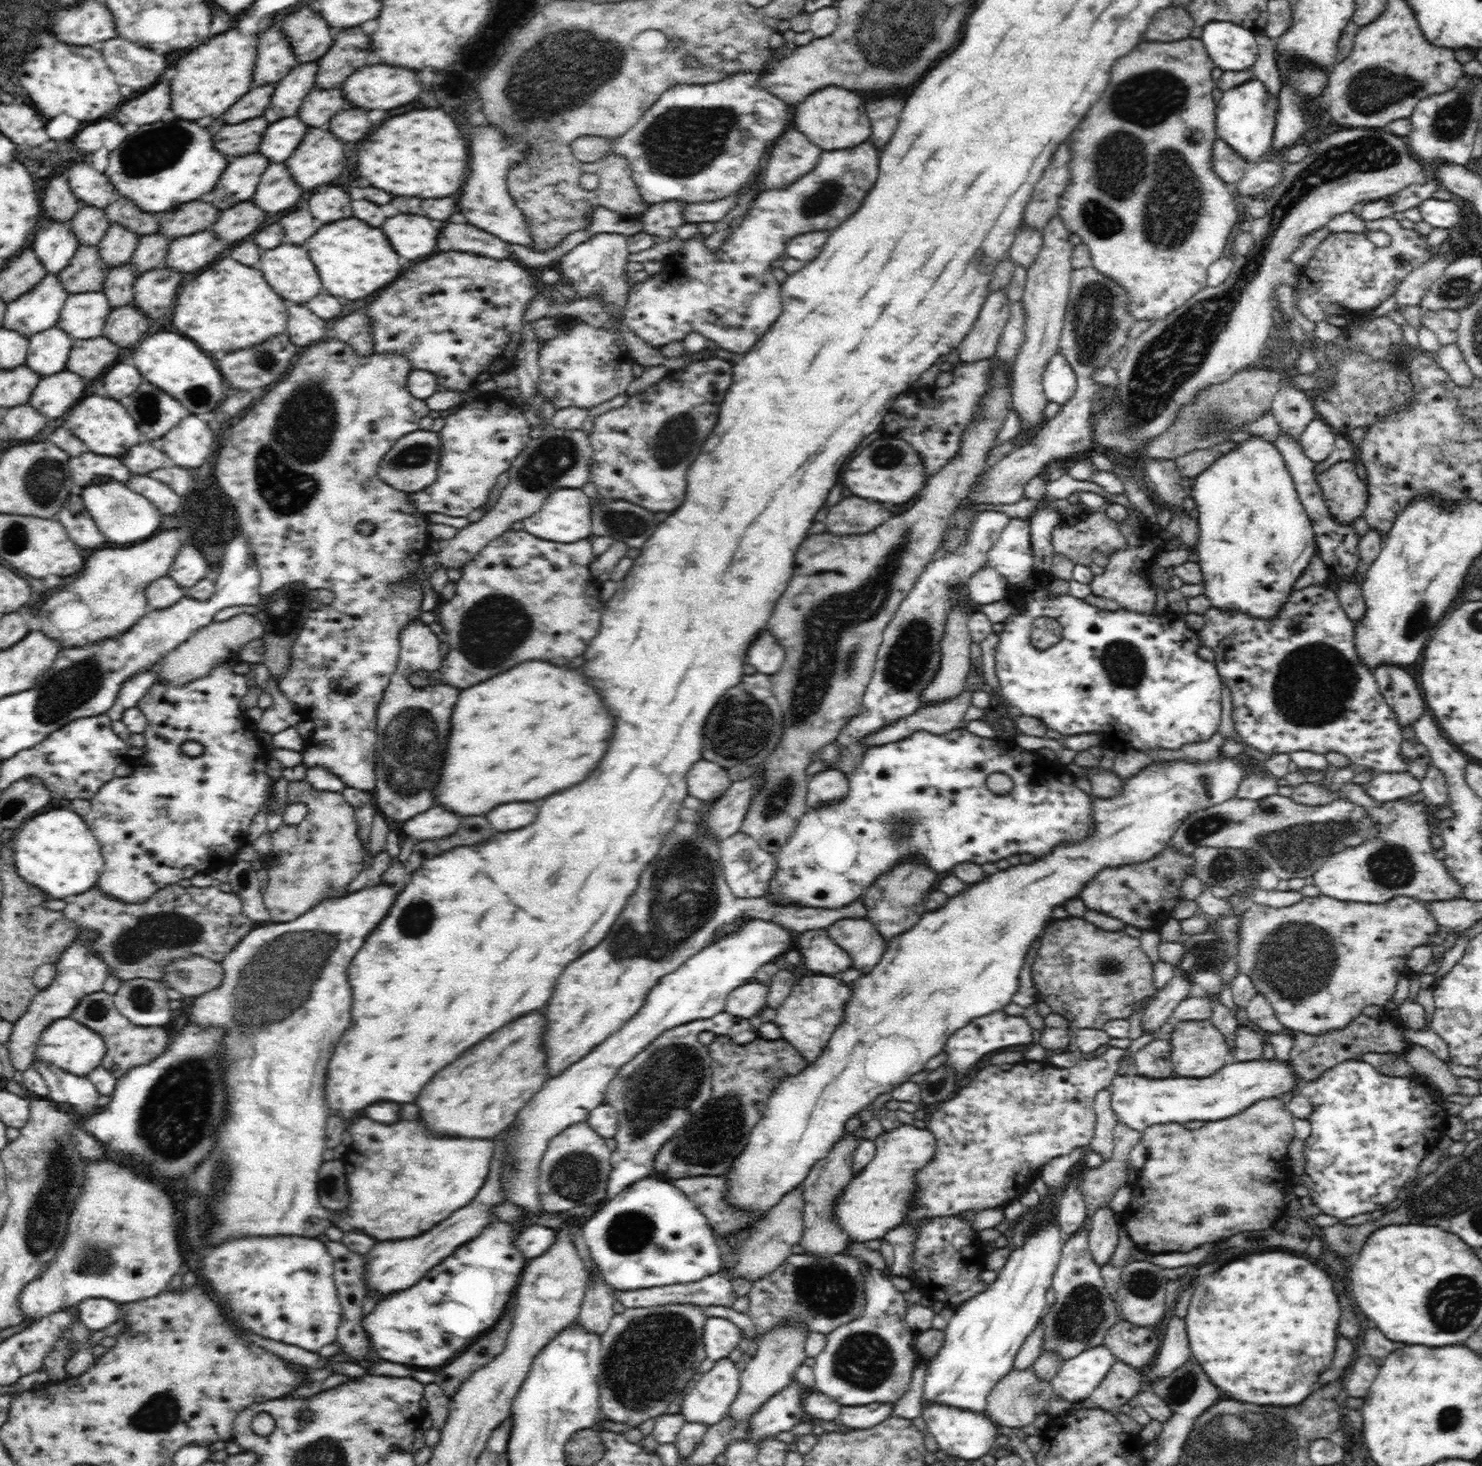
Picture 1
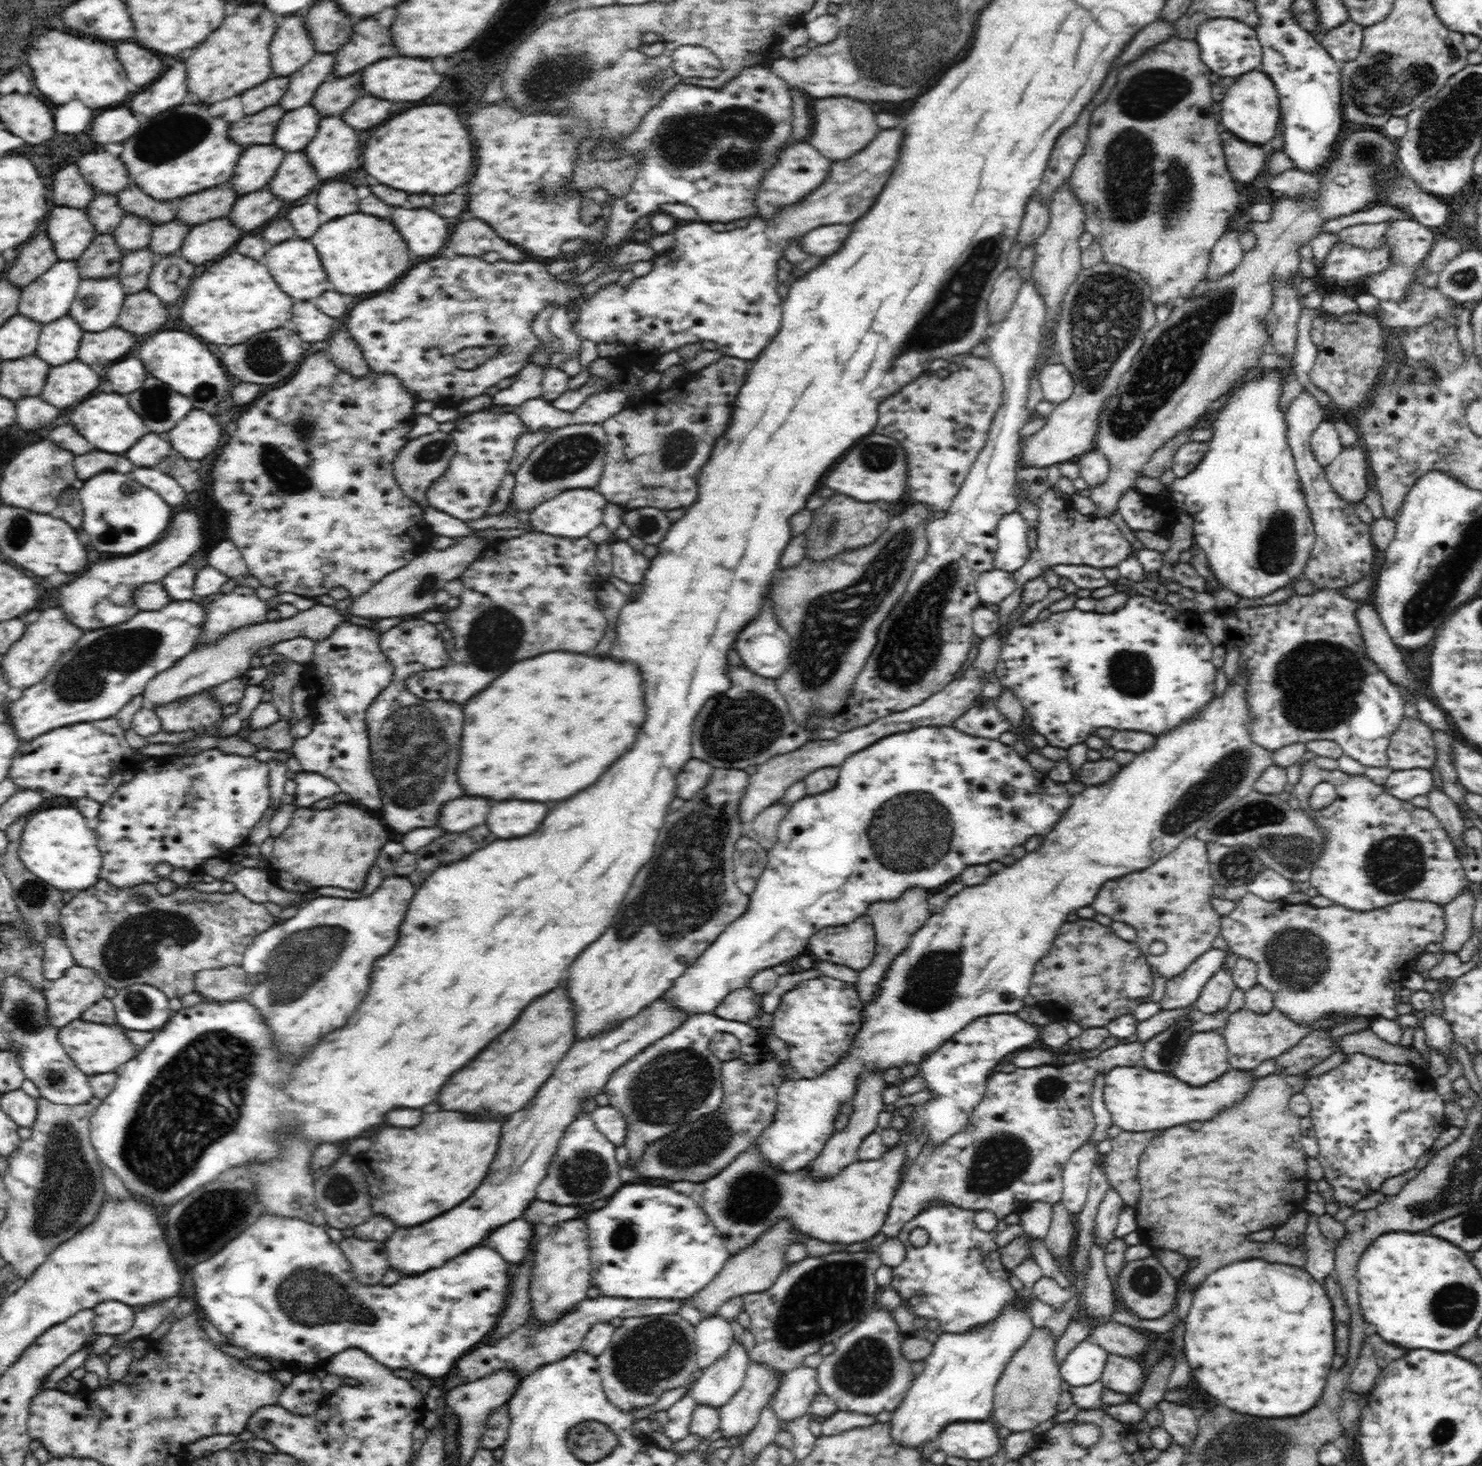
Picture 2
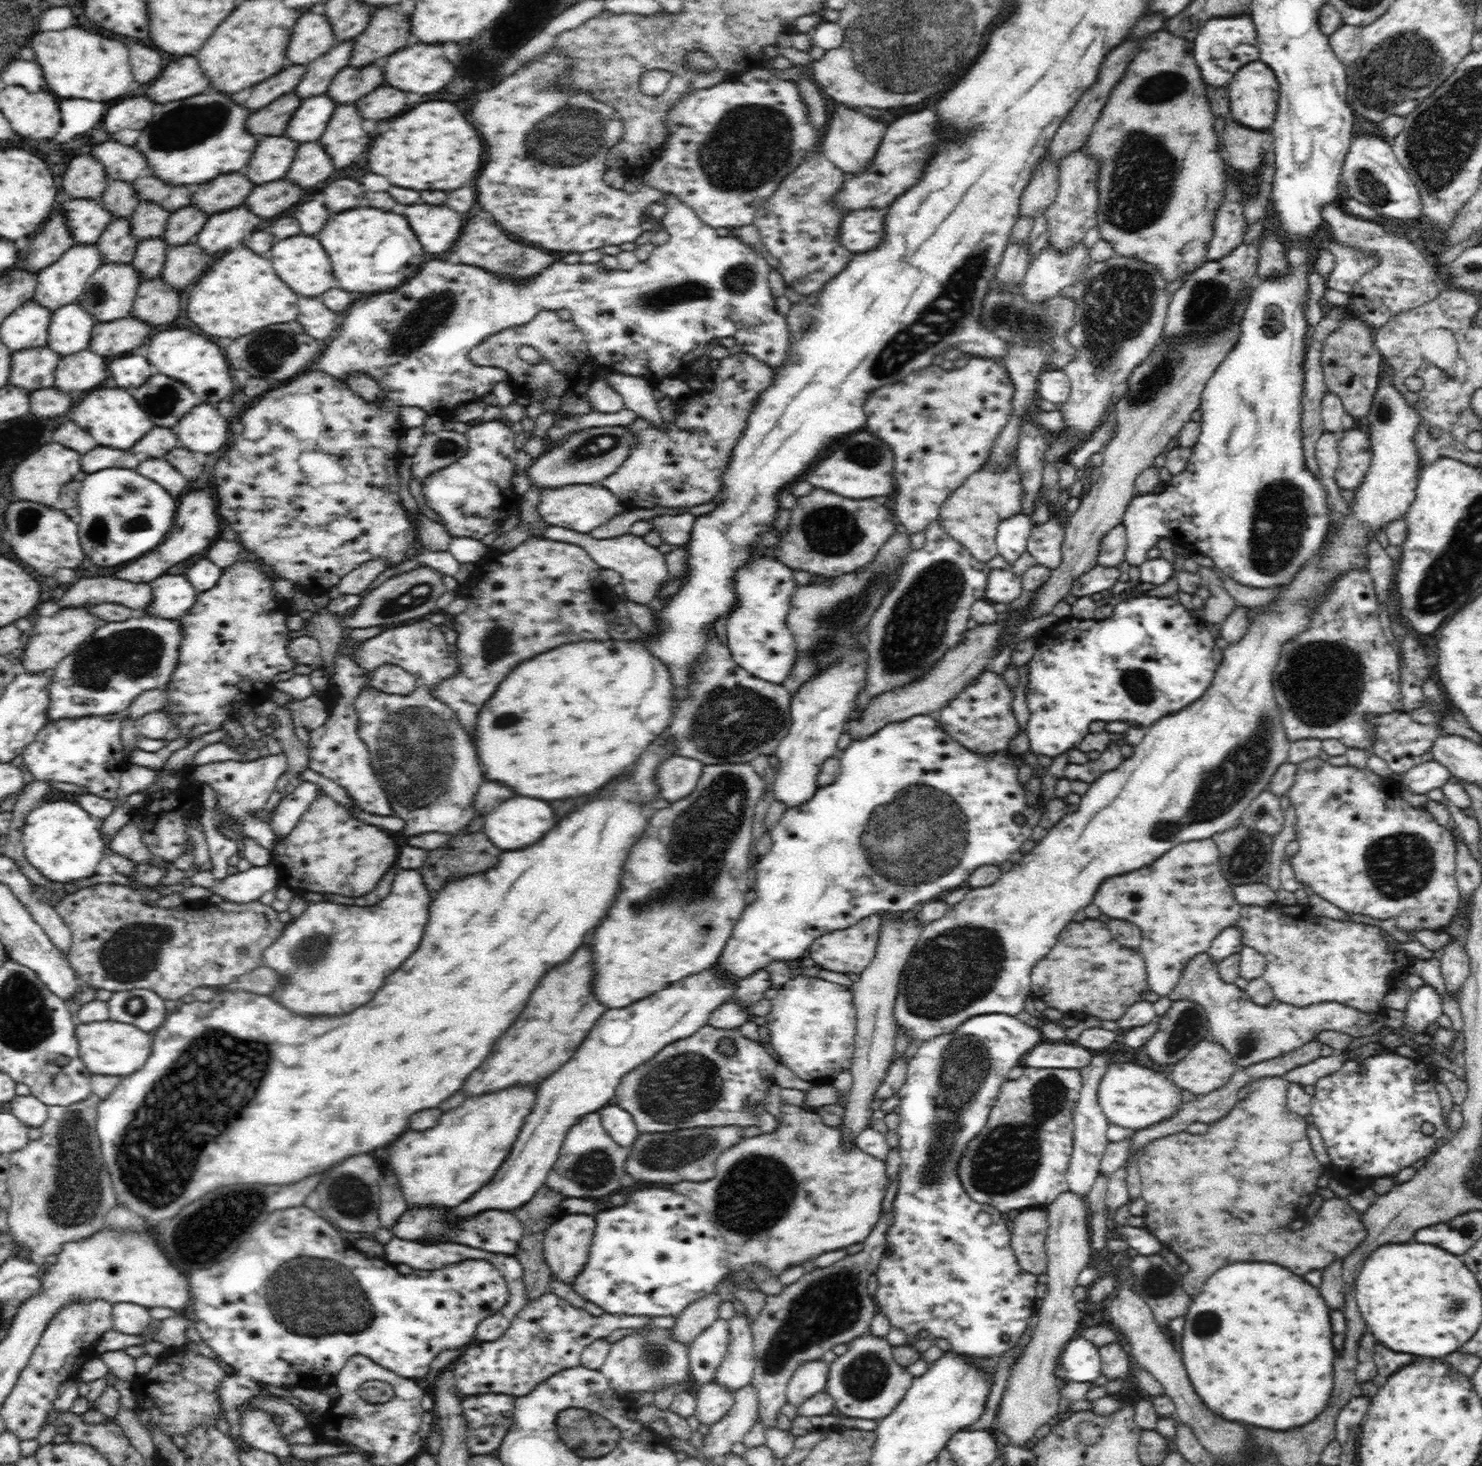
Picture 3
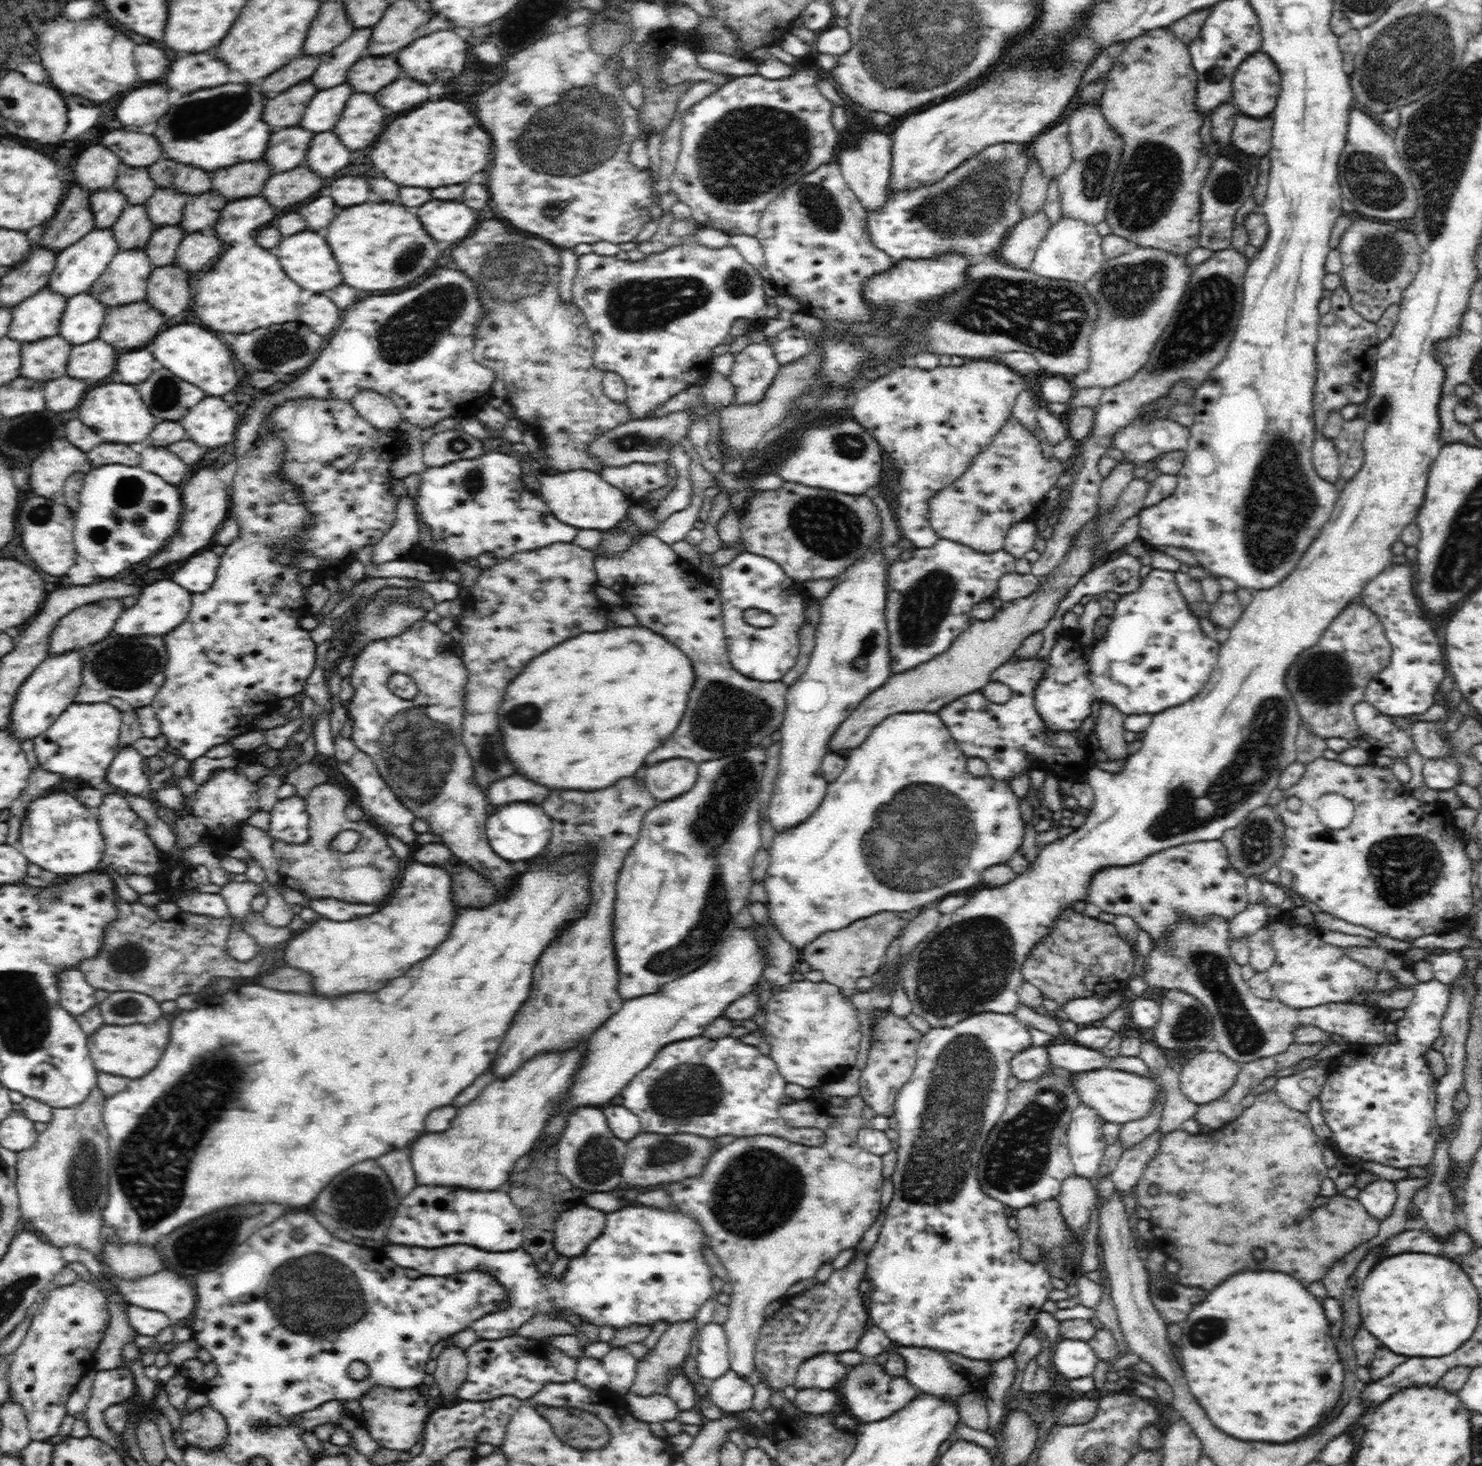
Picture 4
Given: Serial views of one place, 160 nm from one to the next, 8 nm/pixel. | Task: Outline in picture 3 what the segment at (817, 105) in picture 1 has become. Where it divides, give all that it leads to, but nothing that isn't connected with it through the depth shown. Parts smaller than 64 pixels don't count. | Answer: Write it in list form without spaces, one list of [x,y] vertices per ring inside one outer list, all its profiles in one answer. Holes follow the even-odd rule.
[[[834,106],[830,112],[830,122],[828,122],[828,130],[822,134],[819,151],[836,165],[844,173],[852,173],[857,175],[863,174],[863,170],[867,169],[870,161],[877,153],[876,149],[886,132],[887,126],[876,122],[877,118],[870,118],[866,114],[862,114],[860,110],[848,108],[848,106]]]

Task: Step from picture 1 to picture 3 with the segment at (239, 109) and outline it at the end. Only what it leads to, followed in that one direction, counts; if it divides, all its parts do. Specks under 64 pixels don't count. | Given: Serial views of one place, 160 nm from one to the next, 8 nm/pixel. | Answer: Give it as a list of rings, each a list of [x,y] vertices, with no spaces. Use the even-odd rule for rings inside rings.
[[[291,64],[286,70],[282,70],[280,74],[256,84],[250,92],[250,98],[244,102],[244,106],[250,108],[250,110],[258,110],[258,108],[268,106],[276,98],[292,92],[296,88],[296,84],[302,80],[305,72],[306,67],[304,64]]]

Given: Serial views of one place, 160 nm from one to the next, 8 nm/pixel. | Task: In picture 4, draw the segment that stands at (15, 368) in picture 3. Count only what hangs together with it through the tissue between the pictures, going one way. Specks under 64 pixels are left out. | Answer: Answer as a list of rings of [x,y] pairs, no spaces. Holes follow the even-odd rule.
[[[57,333],[22,345],[19,376],[48,381],[66,375],[68,357],[73,347],[63,335]]]

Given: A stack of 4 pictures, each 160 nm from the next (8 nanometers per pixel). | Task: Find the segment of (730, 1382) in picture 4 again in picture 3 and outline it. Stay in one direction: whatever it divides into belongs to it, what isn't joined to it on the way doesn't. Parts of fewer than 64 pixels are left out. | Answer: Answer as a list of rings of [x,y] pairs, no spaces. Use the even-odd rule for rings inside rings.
[[[717,1382],[705,1383],[694,1392],[697,1405],[695,1417],[700,1423],[712,1426],[720,1420],[734,1404],[734,1390],[724,1388]]]

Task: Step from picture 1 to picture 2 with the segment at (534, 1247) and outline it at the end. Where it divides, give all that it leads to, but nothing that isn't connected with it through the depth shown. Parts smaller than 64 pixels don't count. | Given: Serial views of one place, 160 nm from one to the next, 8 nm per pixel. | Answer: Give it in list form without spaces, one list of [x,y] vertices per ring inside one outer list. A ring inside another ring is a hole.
[[[520,1218],[500,1226],[493,1231],[480,1246],[490,1246],[498,1251],[498,1254],[509,1263],[519,1264],[528,1256],[534,1236],[537,1230],[533,1223]]]

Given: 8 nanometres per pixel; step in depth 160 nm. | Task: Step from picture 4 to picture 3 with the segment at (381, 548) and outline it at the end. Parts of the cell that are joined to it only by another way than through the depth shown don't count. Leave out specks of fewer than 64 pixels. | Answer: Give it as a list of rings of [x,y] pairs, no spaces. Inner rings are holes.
[[[372,558],[364,564],[360,564],[358,568],[345,574],[337,584],[340,594],[361,594],[370,583],[378,578],[381,572],[384,572],[390,566],[385,558]]]

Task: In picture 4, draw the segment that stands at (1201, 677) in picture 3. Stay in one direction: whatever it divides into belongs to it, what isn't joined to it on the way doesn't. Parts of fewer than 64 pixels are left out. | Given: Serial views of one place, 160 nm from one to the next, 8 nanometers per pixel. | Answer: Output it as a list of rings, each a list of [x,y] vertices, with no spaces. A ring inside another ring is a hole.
[[[1148,568],[1145,570],[1145,574],[1142,577],[1138,590],[1122,595],[1121,599],[1118,599],[1115,602],[1115,611],[1110,617],[1111,622],[1104,637],[1099,641],[1094,642],[1089,653],[1086,653],[1086,651],[1083,650],[1082,644],[1080,644],[1080,641],[1078,640],[1077,629],[1062,629],[1061,635],[1053,644],[1052,650],[1049,654],[1050,663],[1052,663],[1050,672],[1046,672],[1046,678],[1040,680],[1040,686],[1037,689],[1036,694],[1039,714],[1040,716],[1043,716],[1044,724],[1047,724],[1048,728],[1051,728],[1051,730],[1056,730],[1056,732],[1072,731],[1073,728],[1080,727],[1082,722],[1091,716],[1091,708],[1094,702],[1114,705],[1114,708],[1124,713],[1124,715],[1150,714],[1154,716],[1163,713],[1163,710],[1172,709],[1173,707],[1189,702],[1192,698],[1195,698],[1200,690],[1204,689],[1206,682],[1208,682],[1211,674],[1215,670],[1221,644],[1216,642],[1216,640],[1209,638],[1208,635],[1202,631],[1199,618],[1192,612],[1190,607],[1188,607],[1187,599],[1183,597],[1183,593],[1179,589],[1179,585],[1176,582],[1175,572],[1160,570],[1158,568]]]

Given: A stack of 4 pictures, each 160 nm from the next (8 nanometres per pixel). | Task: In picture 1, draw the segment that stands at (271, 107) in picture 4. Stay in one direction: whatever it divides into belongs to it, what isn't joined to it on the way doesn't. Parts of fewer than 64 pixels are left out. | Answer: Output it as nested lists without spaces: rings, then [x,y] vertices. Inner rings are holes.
[[[265,116],[238,124],[218,123],[214,127],[215,149],[228,158],[256,153],[269,124]]]

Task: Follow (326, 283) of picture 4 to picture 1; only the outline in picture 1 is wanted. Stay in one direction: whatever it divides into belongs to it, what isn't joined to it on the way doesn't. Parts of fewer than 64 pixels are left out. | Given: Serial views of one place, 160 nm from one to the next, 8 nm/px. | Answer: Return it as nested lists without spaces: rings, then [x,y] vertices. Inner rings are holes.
[[[282,244],[262,252],[258,268],[284,300],[308,302],[324,290],[308,252],[300,246]]]

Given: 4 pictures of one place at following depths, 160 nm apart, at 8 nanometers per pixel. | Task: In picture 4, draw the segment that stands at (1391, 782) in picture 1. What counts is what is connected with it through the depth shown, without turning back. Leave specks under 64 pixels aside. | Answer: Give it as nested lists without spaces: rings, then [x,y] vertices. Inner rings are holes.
[[[1424,758],[1423,763],[1424,769],[1422,770],[1422,776],[1424,777],[1424,784],[1428,786],[1428,788],[1443,791],[1456,786],[1460,781],[1461,766],[1454,758]]]

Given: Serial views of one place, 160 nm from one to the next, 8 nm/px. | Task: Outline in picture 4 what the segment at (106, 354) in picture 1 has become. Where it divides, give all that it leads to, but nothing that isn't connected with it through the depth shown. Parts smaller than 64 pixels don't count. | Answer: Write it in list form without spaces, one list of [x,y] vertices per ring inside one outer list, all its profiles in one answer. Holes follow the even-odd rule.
[[[147,299],[112,306],[107,312],[97,338],[114,349],[136,348],[150,342],[164,326],[164,314]]]

